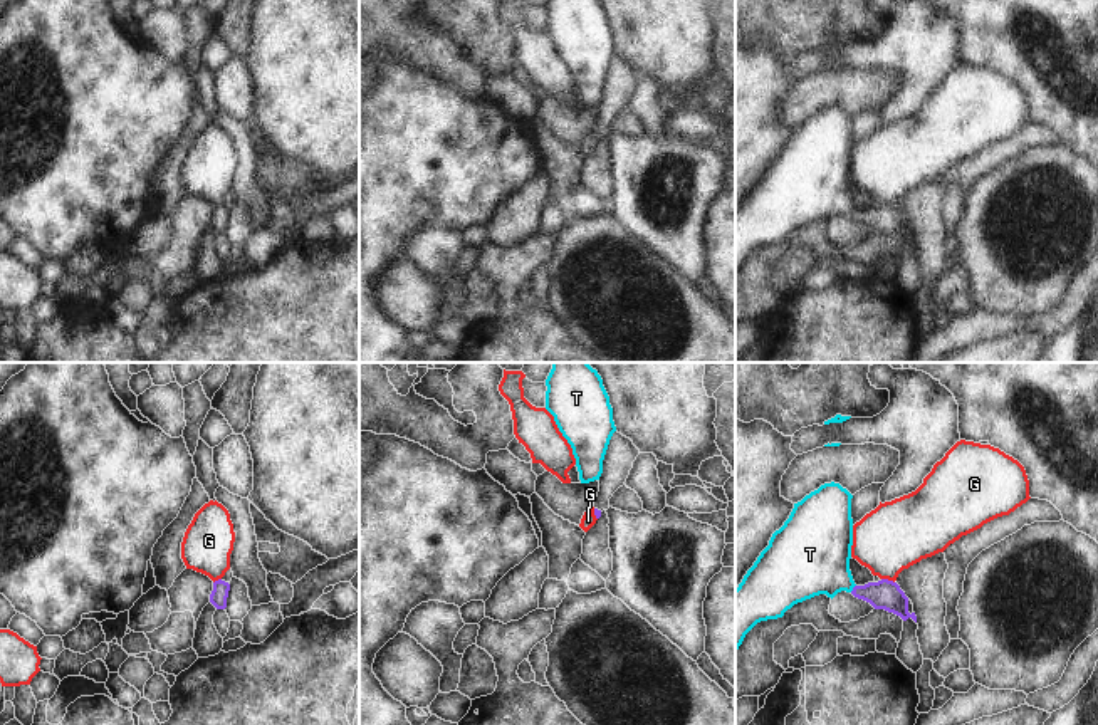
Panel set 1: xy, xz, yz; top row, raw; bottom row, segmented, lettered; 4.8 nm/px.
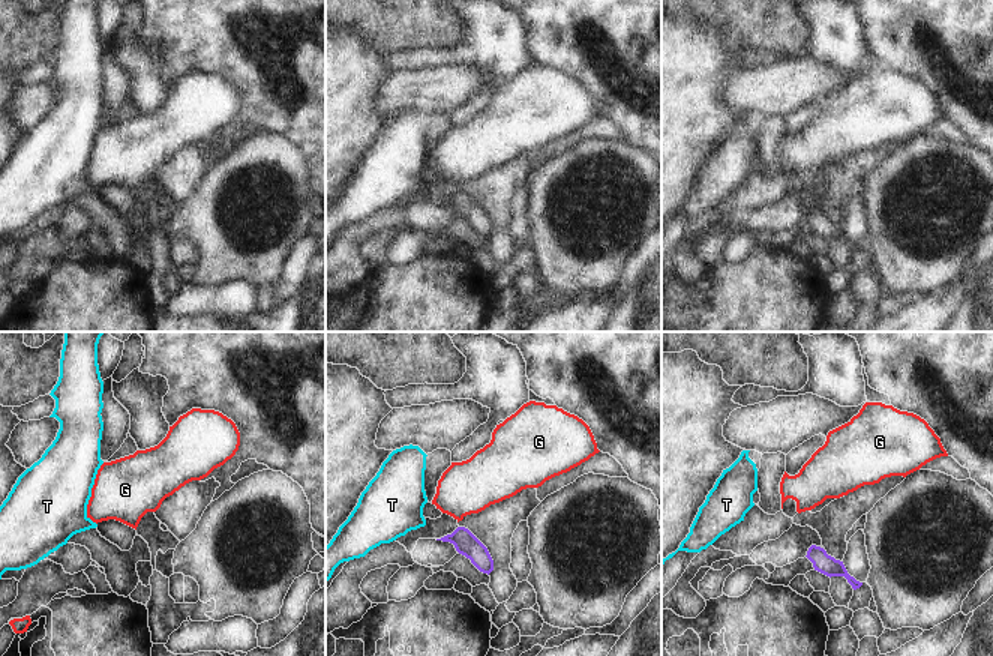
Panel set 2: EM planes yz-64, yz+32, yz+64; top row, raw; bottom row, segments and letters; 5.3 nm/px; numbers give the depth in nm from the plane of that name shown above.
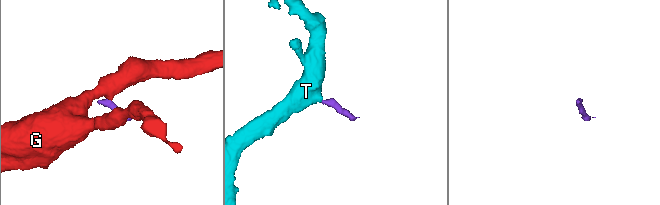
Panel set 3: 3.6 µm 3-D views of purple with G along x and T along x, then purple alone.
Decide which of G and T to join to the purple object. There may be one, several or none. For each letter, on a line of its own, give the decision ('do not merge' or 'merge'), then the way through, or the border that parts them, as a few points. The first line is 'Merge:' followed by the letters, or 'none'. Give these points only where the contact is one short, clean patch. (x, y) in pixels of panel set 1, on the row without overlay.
Merge: T
G: do not merge; border yz (882, 202), (894, 207)
T: merge; way yz (885, 219), (862, 217), (853, 212), (830, 198), (811, 182)

